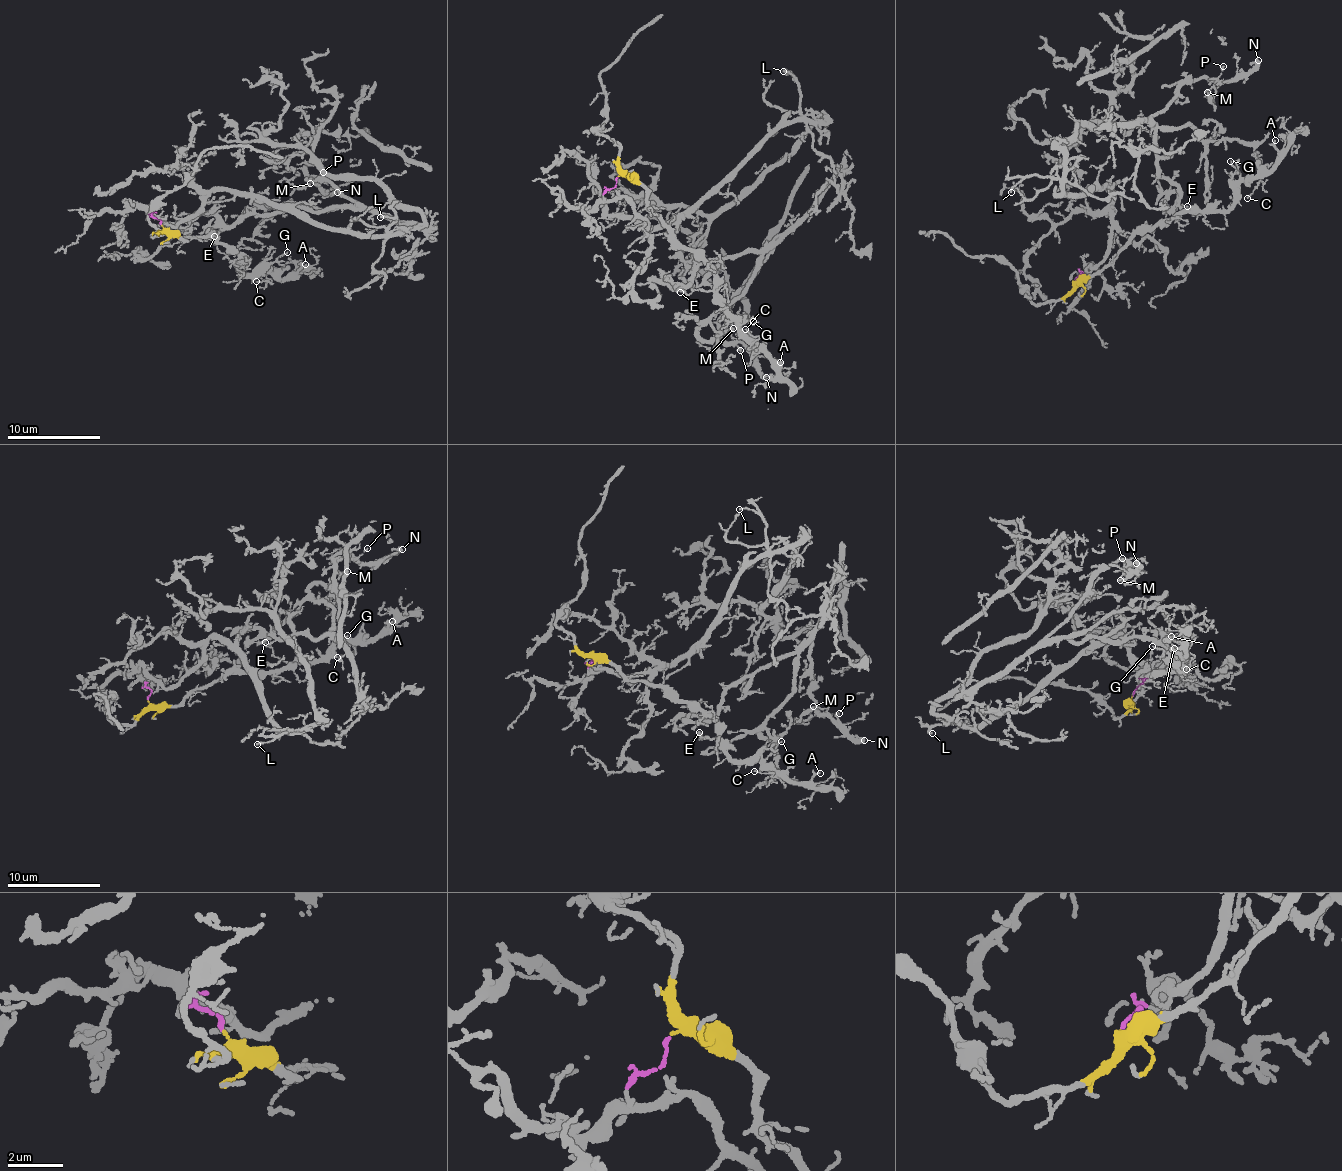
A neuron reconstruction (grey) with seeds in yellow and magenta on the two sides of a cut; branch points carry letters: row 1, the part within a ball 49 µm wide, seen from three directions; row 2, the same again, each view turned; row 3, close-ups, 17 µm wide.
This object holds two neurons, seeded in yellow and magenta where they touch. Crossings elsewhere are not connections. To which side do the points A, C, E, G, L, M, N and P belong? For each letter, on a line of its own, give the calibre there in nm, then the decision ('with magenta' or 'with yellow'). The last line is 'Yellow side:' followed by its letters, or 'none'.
A: 200 nm | with yellow
C: 110 nm | with yellow
E: 120 nm | with yellow
G: 100 nm | with yellow
L: 140 nm | with magenta
M: 280 nm | with magenta
N: 380 nm | with magenta
P: 120 nm | with magenta
Yellow side: A, C, E, G

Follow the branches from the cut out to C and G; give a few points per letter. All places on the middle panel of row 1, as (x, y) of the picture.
C: (618, 175), (636, 180), (650, 211), (698, 251), (710, 266), (713, 290), (756, 339), (744, 330)
G: (618, 175), (636, 180), (650, 211), (710, 266), (716, 295), (729, 313), (753, 320)

